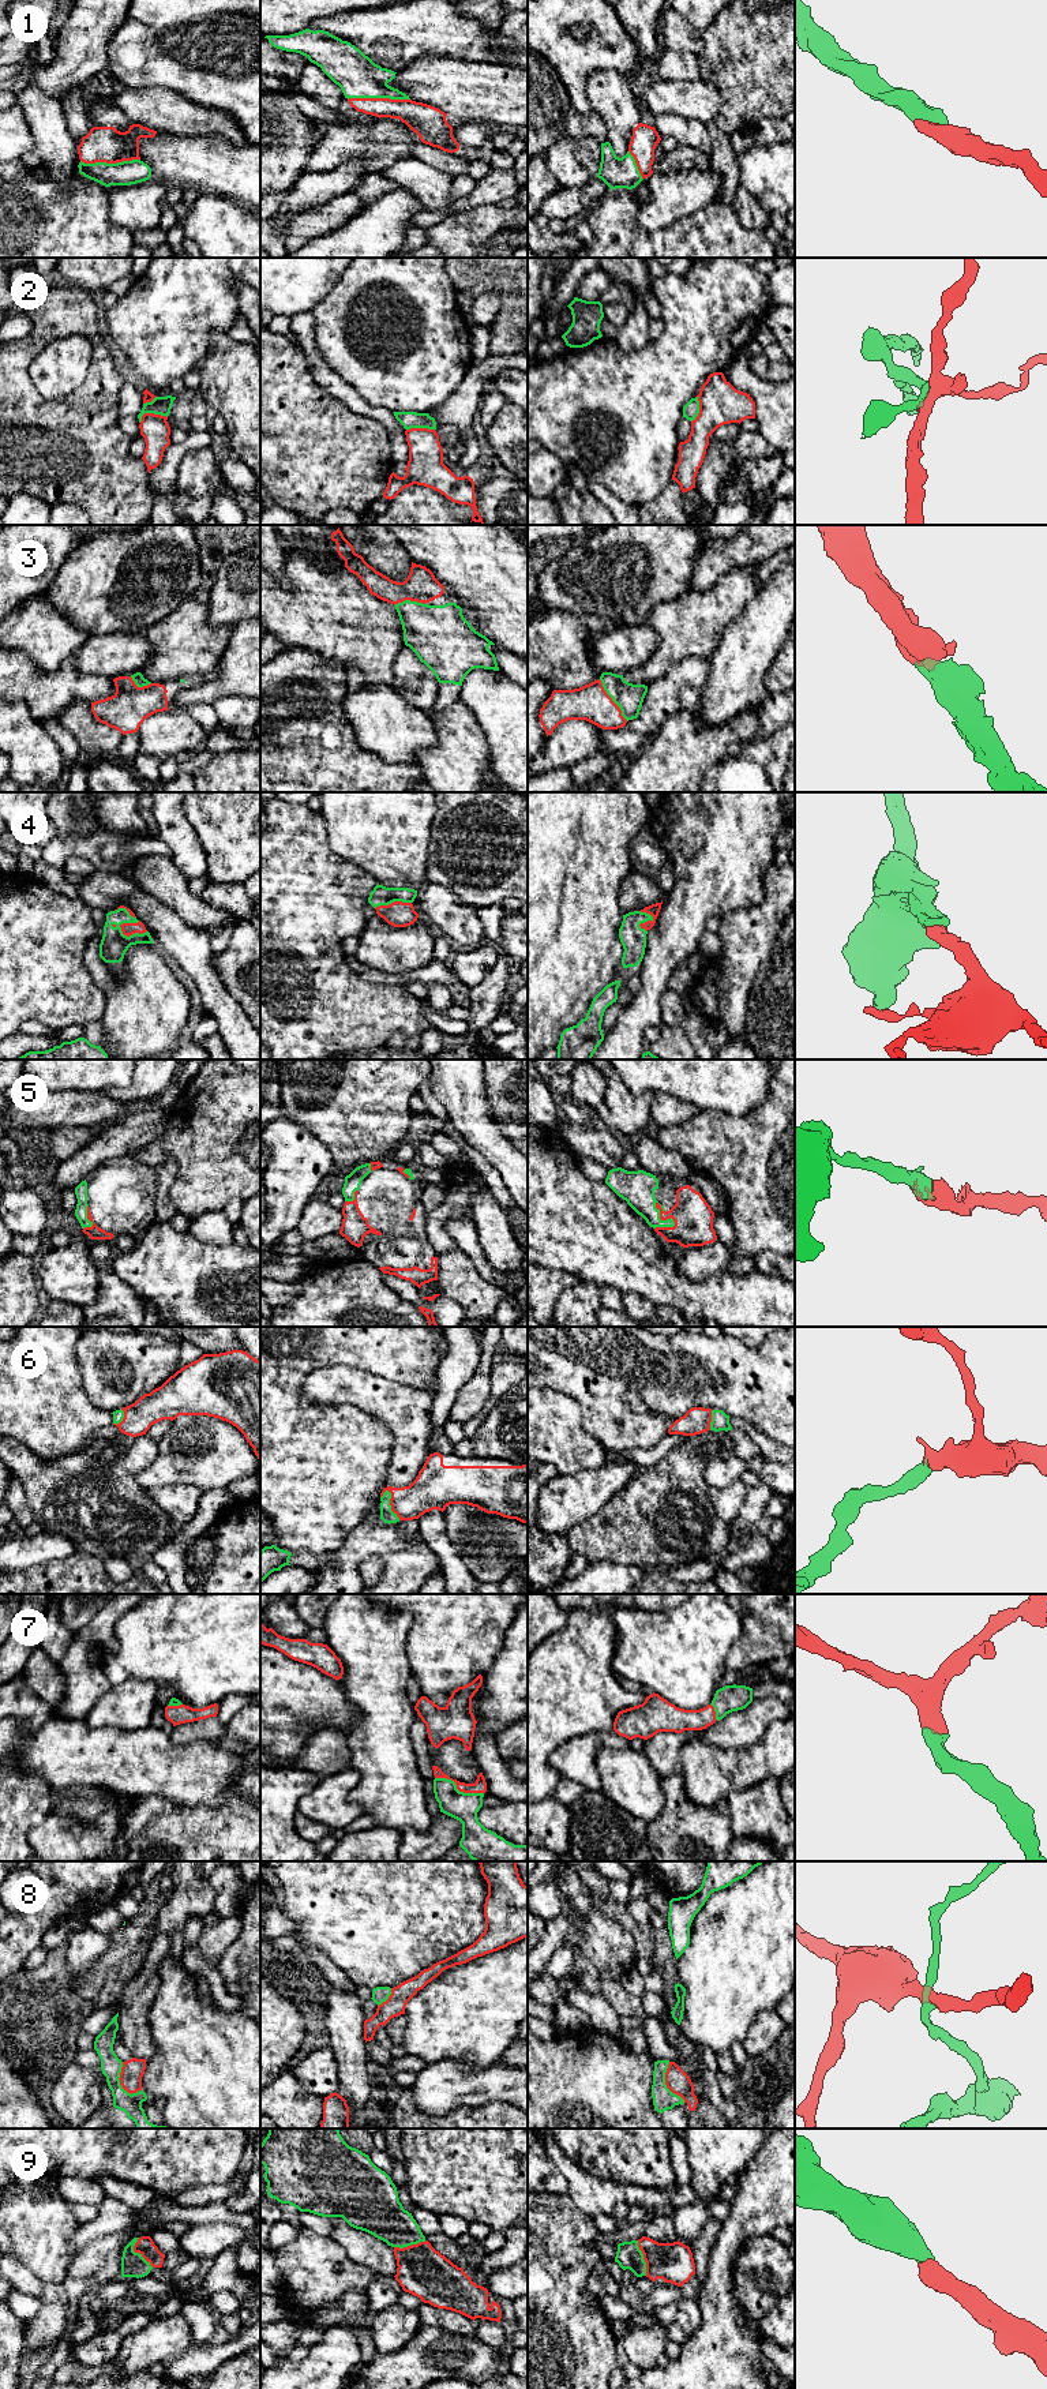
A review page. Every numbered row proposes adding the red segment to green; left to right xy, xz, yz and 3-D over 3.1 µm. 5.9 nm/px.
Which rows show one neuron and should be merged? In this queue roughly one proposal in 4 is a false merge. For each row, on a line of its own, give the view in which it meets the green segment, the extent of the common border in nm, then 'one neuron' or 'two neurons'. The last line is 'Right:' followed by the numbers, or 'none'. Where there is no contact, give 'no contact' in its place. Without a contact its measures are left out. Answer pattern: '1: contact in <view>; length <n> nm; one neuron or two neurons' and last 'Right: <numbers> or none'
1: contact in xz; length 360 nm; one neuron
2: contact in xy; length 170 nm; two neurons
3: contact in yz; length 300 nm; one neuron
4: contact in xy; length 170 nm; one neuron
5: contact in yz; length 190 nm; one neuron
6: contact in xz; length 200 nm; one neuron
7: contact in xz; length 300 nm; one neuron
8: contact in xy; length 200 nm; two neurons
9: contact in xy; length 200 nm; one neuron
Right: 1, 3, 4, 5, 6, 7, 9

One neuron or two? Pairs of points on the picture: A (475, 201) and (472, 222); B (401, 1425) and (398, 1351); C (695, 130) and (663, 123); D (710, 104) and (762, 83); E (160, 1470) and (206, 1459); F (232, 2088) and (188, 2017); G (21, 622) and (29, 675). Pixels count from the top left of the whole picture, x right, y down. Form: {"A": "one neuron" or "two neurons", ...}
{"A": "two neurons", "B": "two neurons", "C": "one neuron", "D": "two neurons", "E": "one neuron", "F": "one neuron", "G": "two neurons"}

